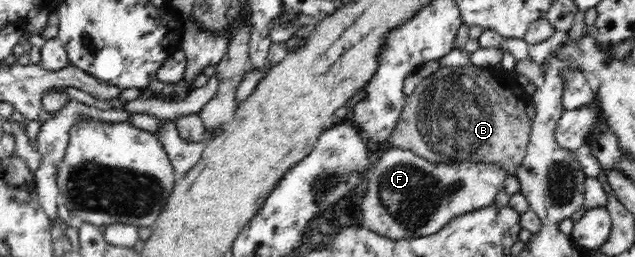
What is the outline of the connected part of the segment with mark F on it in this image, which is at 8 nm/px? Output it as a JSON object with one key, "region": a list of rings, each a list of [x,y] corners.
{"region":[[[391,147],[382,152],[379,163],[367,171],[369,186],[361,201],[364,226],[391,240],[411,240],[434,235],[458,215],[495,204],[495,197],[504,190],[504,181],[508,176],[509,174],[495,163],[463,161],[433,164],[414,152]]]}

